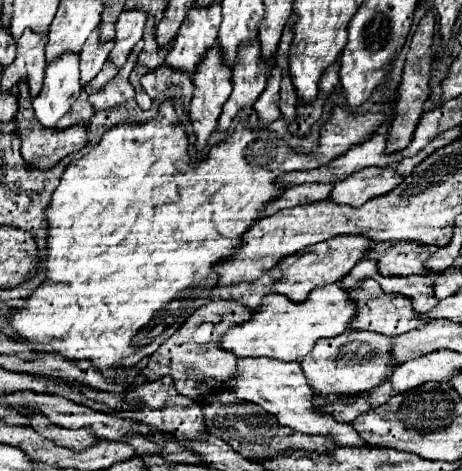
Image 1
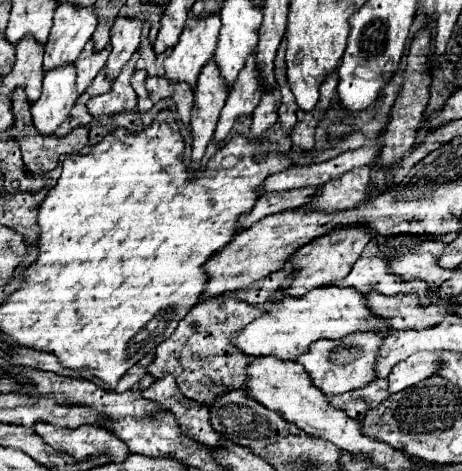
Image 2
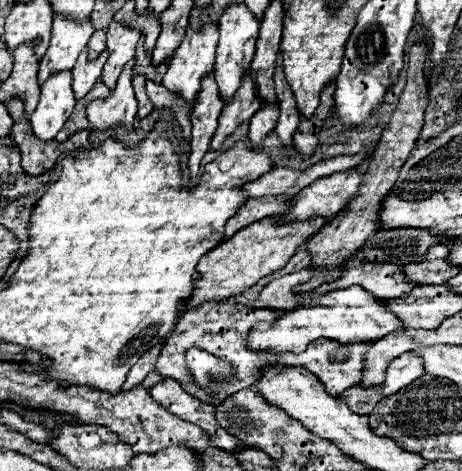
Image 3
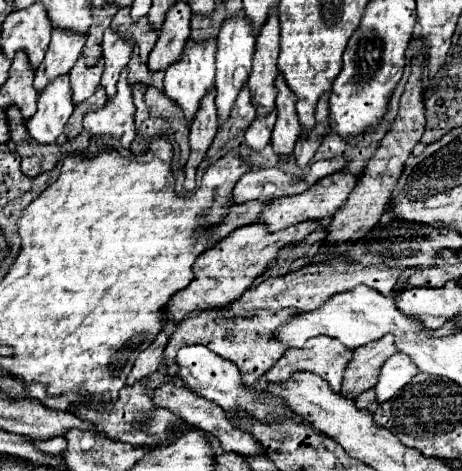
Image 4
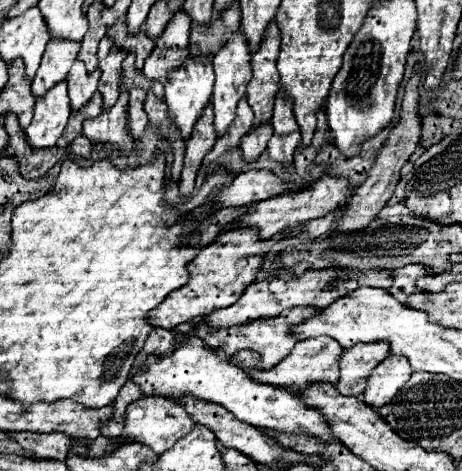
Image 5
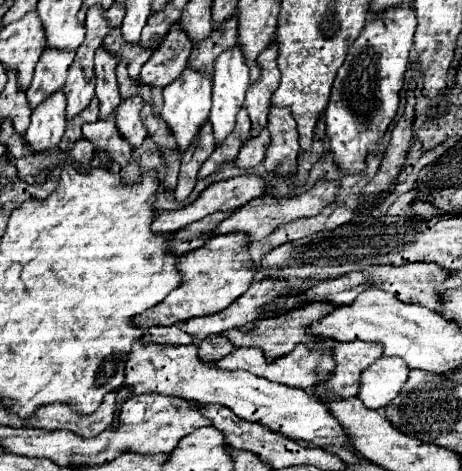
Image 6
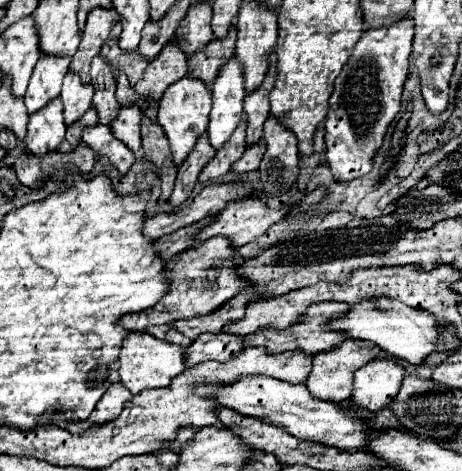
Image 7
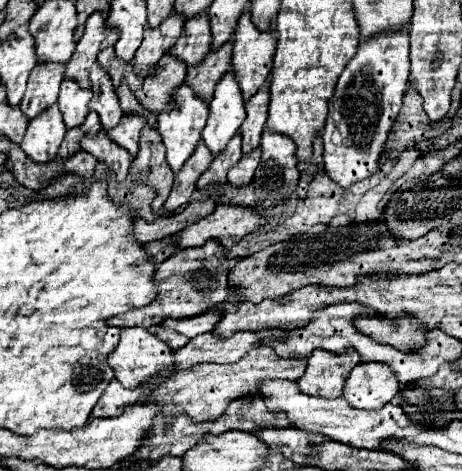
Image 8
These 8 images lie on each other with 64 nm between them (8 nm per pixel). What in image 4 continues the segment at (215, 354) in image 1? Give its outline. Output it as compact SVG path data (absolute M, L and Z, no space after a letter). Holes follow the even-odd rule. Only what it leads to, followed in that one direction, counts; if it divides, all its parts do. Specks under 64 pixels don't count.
M216 308L216 310L206 310L206 312L186 316L176 326L174 334L170 336L170 340L164 348L164 364L166 364L168 376L178 374L176 352L188 344L204 344L204 346L208 346L208 350L222 354L222 358L232 360L242 374L244 386L254 386L260 380L260 376L266 374L268 368L272 368L272 364L276 364L276 360L280 360L280 356L286 352L286 348L272 336L270 310L250 312L246 316L234 316L234 314L222 314L222 310Z

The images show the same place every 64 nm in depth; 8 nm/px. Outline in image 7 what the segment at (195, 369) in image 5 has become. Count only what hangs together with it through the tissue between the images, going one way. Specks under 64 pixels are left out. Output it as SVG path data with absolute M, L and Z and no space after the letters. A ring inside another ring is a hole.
M132 332L128 340L124 340L124 348L120 350L120 360L118 360L122 384L132 394L138 394L146 388L166 388L170 386L172 378L176 378L186 370L186 354L188 350L182 346L158 340L146 332ZM240 376L232 384L224 384L216 392L216 402L236 410L242 416L262 418L264 422L284 428L288 434L300 440L334 446L346 452L362 450L368 444L364 432L366 422L356 420L352 412L348 412L340 404L314 398L304 384L288 384L282 380L272 380L270 376Z

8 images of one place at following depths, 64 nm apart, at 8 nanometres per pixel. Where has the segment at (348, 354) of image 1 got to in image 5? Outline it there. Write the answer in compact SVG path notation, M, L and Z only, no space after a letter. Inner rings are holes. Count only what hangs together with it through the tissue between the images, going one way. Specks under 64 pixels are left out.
M316 336L316 338L308 338L304 342L296 342L292 352L284 360L280 360L272 370L256 368L256 352L238 352L236 356L230 358L230 362L250 370L250 376L264 382L264 384L272 384L272 386L280 386L280 388L288 388L288 390L290 388L298 390L298 388L308 386L310 382L336 384L340 378L338 362L342 358L342 352L344 352L344 348L336 340L332 340L330 336Z

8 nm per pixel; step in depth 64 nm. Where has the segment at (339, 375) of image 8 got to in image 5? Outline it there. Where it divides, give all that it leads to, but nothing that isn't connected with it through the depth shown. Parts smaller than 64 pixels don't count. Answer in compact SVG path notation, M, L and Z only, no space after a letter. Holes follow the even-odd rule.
M386 340L356 344L344 350L340 360L340 380L336 390L342 396L360 396L366 388L366 380L370 372L390 354L390 346Z

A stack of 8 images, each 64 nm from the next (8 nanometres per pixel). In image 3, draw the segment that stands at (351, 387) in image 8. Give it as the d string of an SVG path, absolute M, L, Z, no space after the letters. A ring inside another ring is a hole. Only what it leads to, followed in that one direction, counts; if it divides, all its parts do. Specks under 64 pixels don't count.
M406 352L404 356L398 356L388 366L386 380L384 380L384 396L396 394L406 384L418 380L424 374L426 374L424 360L416 352Z

